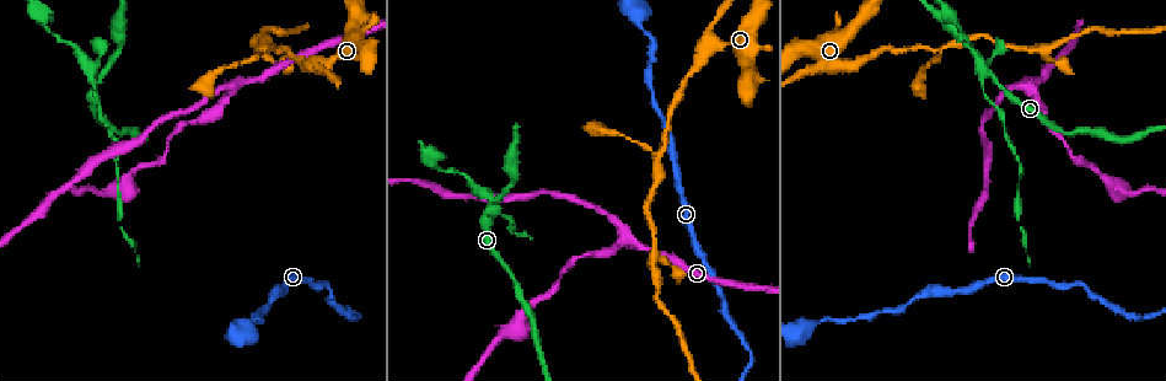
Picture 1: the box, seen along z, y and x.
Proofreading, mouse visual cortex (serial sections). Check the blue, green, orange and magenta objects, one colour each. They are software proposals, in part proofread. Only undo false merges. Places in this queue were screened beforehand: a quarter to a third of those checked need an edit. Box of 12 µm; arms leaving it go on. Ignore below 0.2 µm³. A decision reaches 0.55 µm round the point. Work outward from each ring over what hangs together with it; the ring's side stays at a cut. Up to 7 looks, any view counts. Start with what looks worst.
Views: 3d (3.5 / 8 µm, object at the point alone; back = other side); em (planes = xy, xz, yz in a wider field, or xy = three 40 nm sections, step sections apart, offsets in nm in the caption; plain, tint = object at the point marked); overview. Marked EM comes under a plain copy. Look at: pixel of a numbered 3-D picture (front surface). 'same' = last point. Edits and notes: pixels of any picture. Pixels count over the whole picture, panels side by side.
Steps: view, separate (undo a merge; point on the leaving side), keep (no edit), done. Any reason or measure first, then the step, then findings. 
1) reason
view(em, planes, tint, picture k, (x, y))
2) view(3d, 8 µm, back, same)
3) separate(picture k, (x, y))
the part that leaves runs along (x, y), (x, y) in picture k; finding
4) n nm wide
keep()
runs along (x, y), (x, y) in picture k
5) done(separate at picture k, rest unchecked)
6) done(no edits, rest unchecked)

view(3d, 3.5 µm, picture 1, (494, 201))

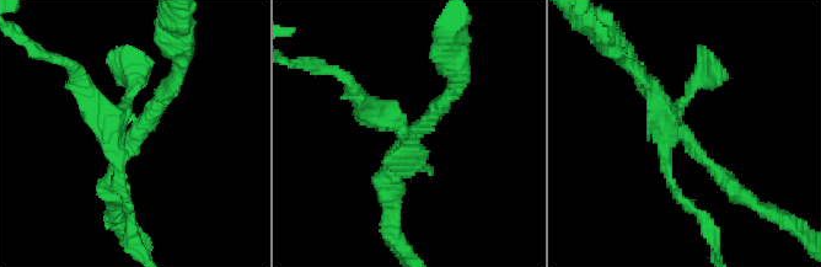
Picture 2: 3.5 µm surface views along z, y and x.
need the tissue
view(em, xy, step 2, tint, picture 2, (140, 124))

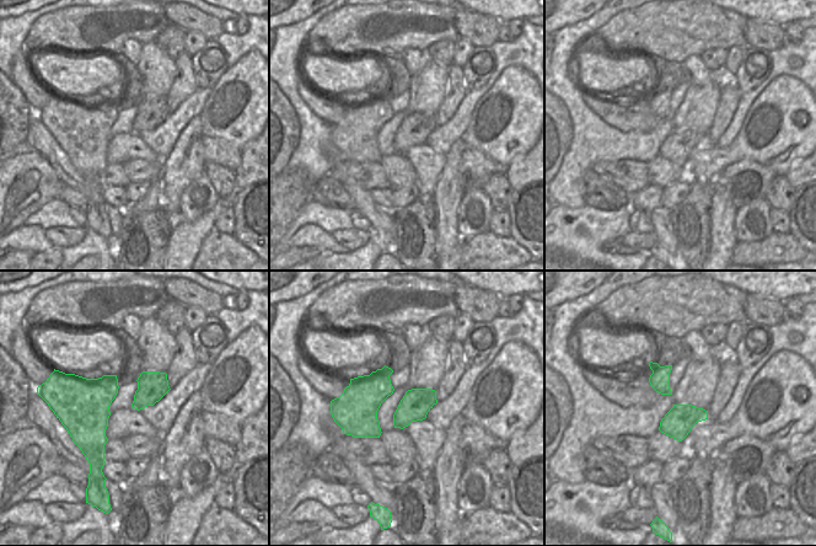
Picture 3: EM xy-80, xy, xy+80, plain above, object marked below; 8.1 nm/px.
separate(picture 2, (665, 166))
a second cell is stuck on

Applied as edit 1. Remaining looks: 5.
see it whole again
view(overview)

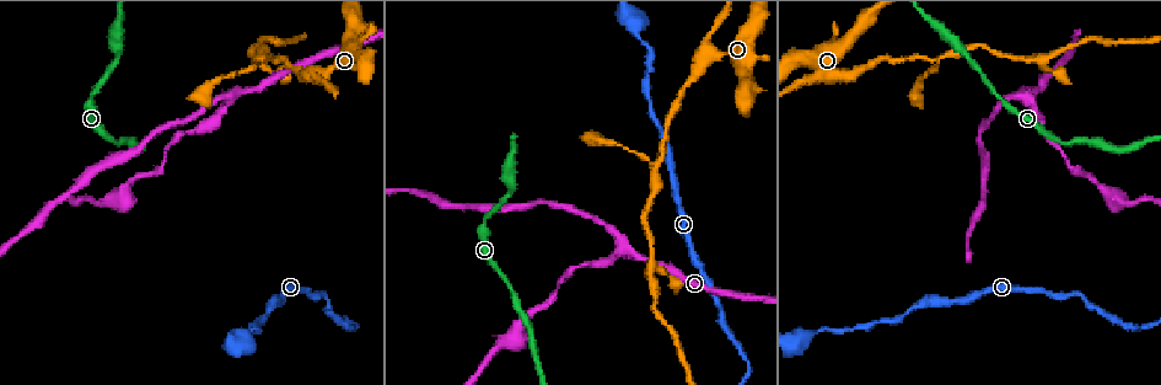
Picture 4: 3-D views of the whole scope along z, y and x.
arms part here
view(3d, 8 µm, back, picture 4, (1028, 94))

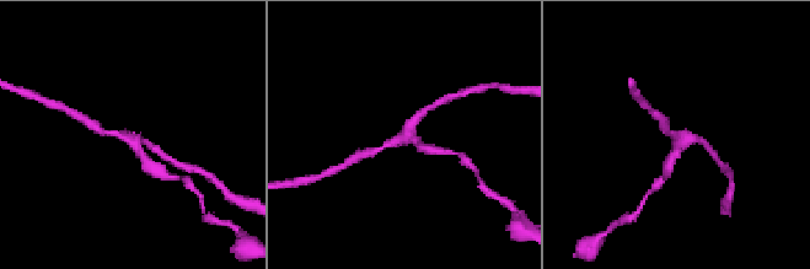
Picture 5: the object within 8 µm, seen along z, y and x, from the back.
view(3d, 3.5 µm, picture 5, (404, 133))

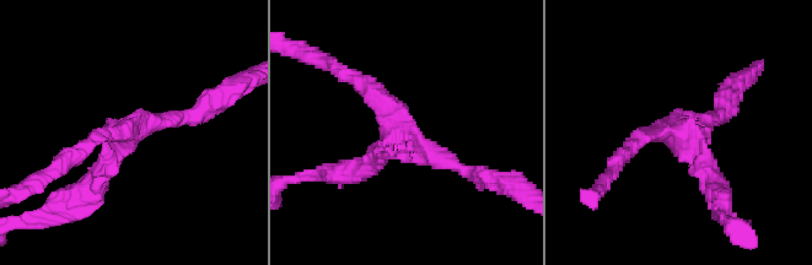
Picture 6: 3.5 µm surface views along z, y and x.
now the EM
view(em, xy, step 3, tint, picture 6, (407, 137))

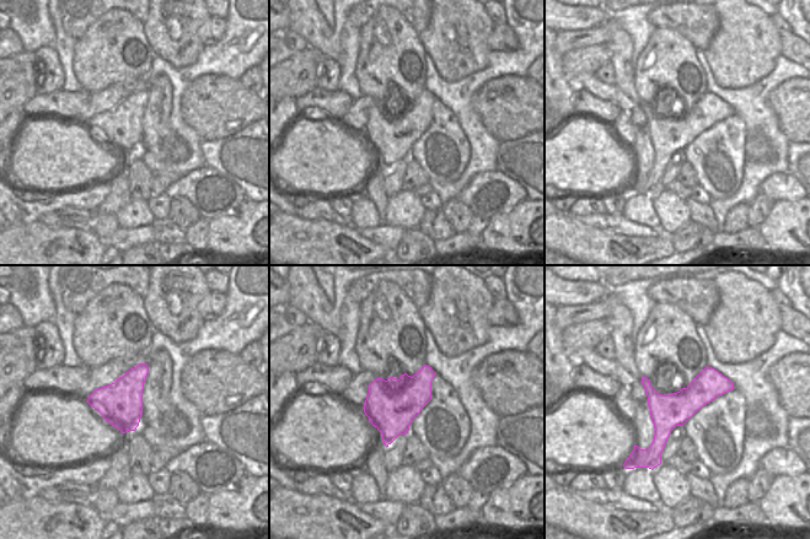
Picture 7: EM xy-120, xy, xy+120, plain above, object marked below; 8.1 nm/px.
arms of 200, 200, 250 nm
keep()
continuous, no second cell

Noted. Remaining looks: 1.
done(separate at picture 2, rest unchecked)

